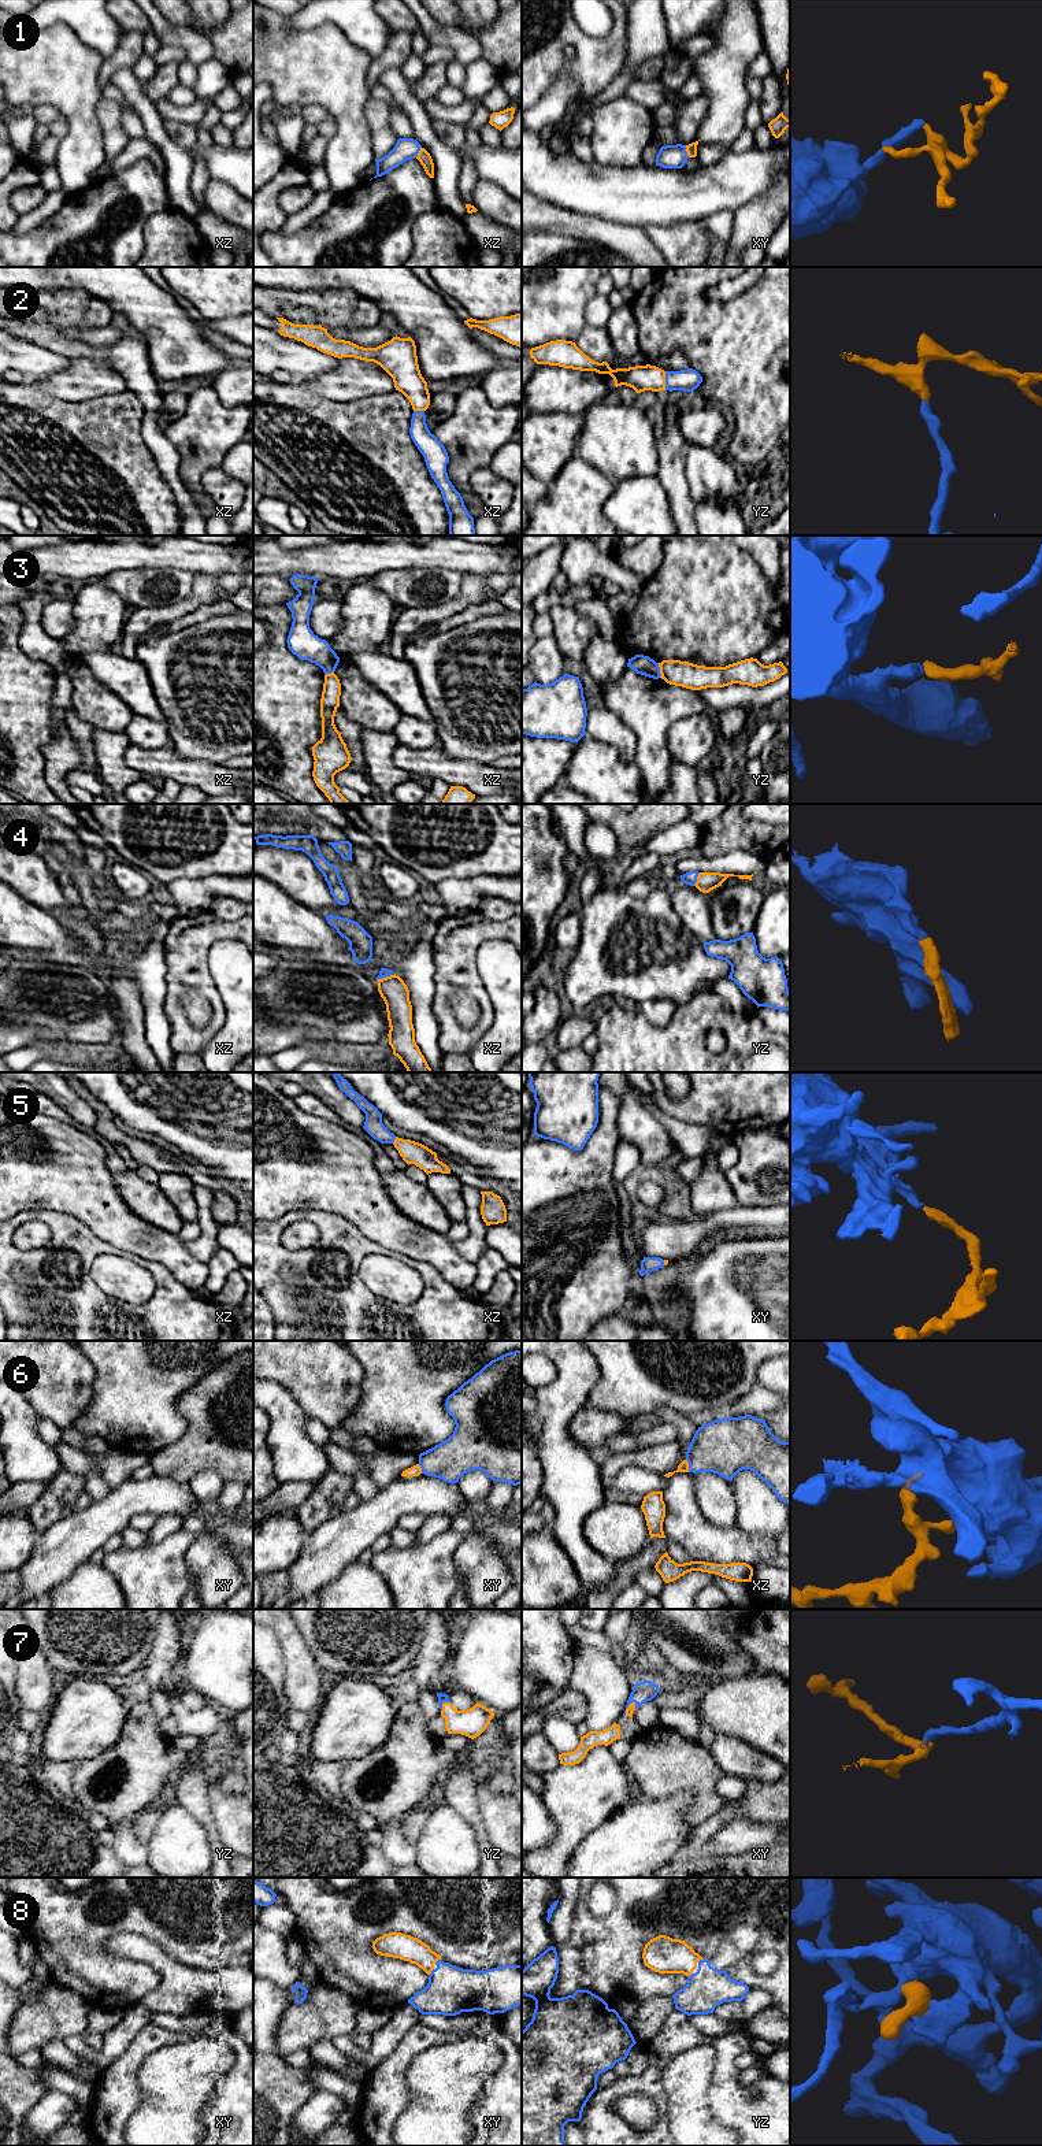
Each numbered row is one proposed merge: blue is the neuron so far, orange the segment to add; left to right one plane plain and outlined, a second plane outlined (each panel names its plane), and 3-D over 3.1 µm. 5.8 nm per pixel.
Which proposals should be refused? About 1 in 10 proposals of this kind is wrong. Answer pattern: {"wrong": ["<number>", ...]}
{"wrong": ["3", "6"]}

